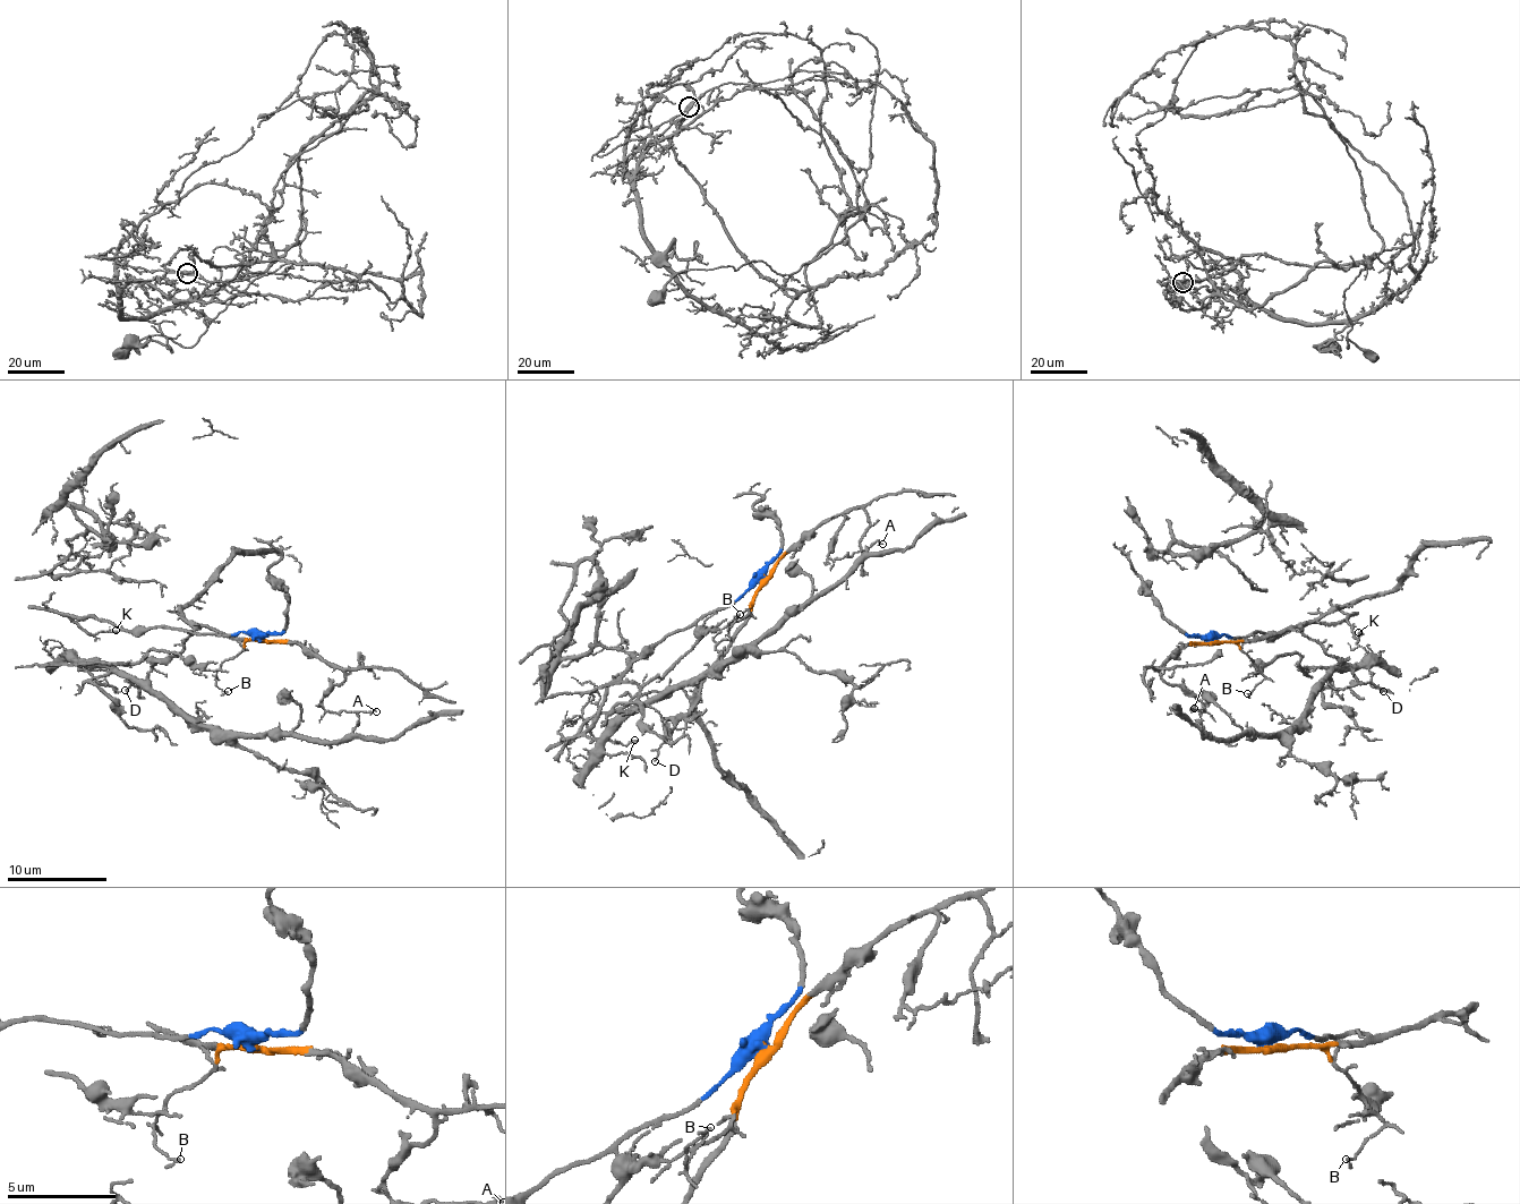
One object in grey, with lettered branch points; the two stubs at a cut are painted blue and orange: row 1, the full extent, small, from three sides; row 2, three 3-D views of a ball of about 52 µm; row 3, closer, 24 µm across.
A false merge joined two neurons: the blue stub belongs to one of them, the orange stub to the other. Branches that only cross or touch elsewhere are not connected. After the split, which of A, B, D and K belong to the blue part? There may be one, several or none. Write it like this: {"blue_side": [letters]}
{"blue_side": ["K"]}

